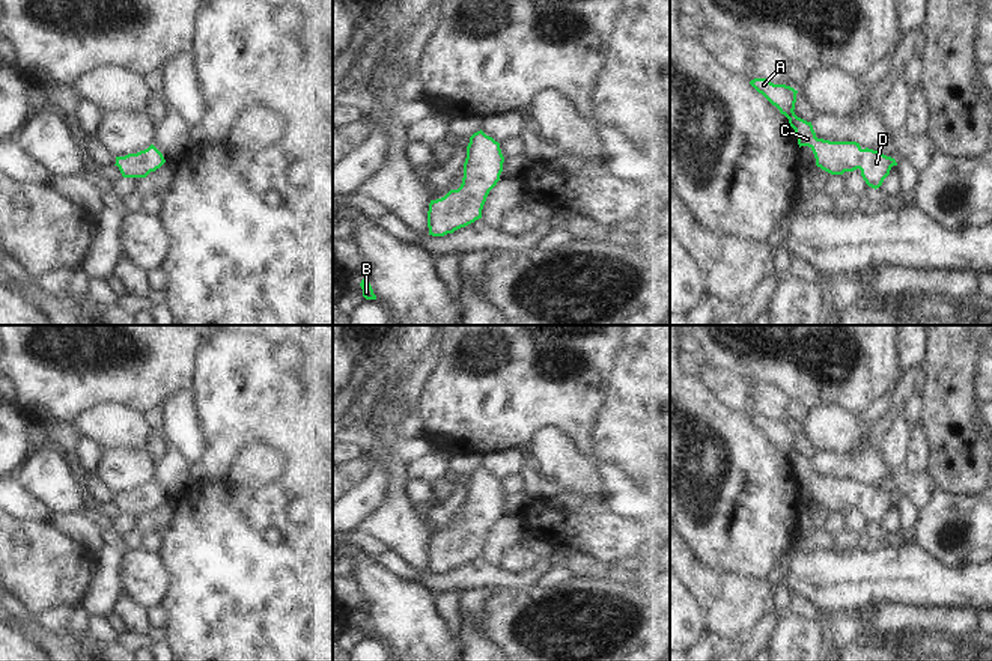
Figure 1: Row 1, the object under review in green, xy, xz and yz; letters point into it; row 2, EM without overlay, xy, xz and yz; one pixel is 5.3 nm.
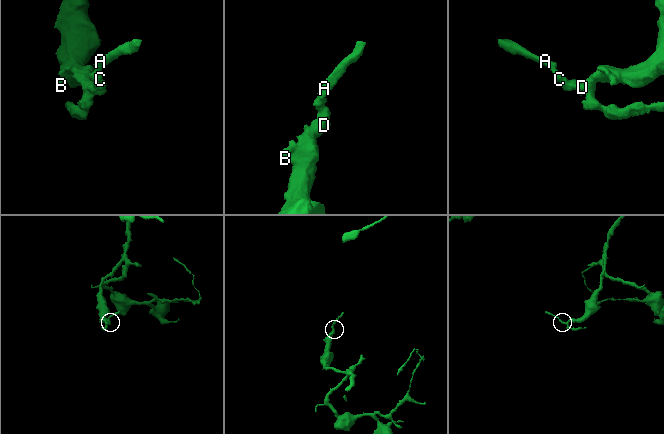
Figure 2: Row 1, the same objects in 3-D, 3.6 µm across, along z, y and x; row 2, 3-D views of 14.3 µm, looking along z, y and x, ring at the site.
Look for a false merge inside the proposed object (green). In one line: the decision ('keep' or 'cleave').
keep

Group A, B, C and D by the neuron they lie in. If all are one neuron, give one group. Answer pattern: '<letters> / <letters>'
A B C D

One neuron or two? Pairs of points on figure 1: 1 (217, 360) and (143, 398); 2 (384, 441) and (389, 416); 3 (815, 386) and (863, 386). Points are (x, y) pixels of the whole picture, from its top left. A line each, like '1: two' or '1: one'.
1: two
2: one
3: one

